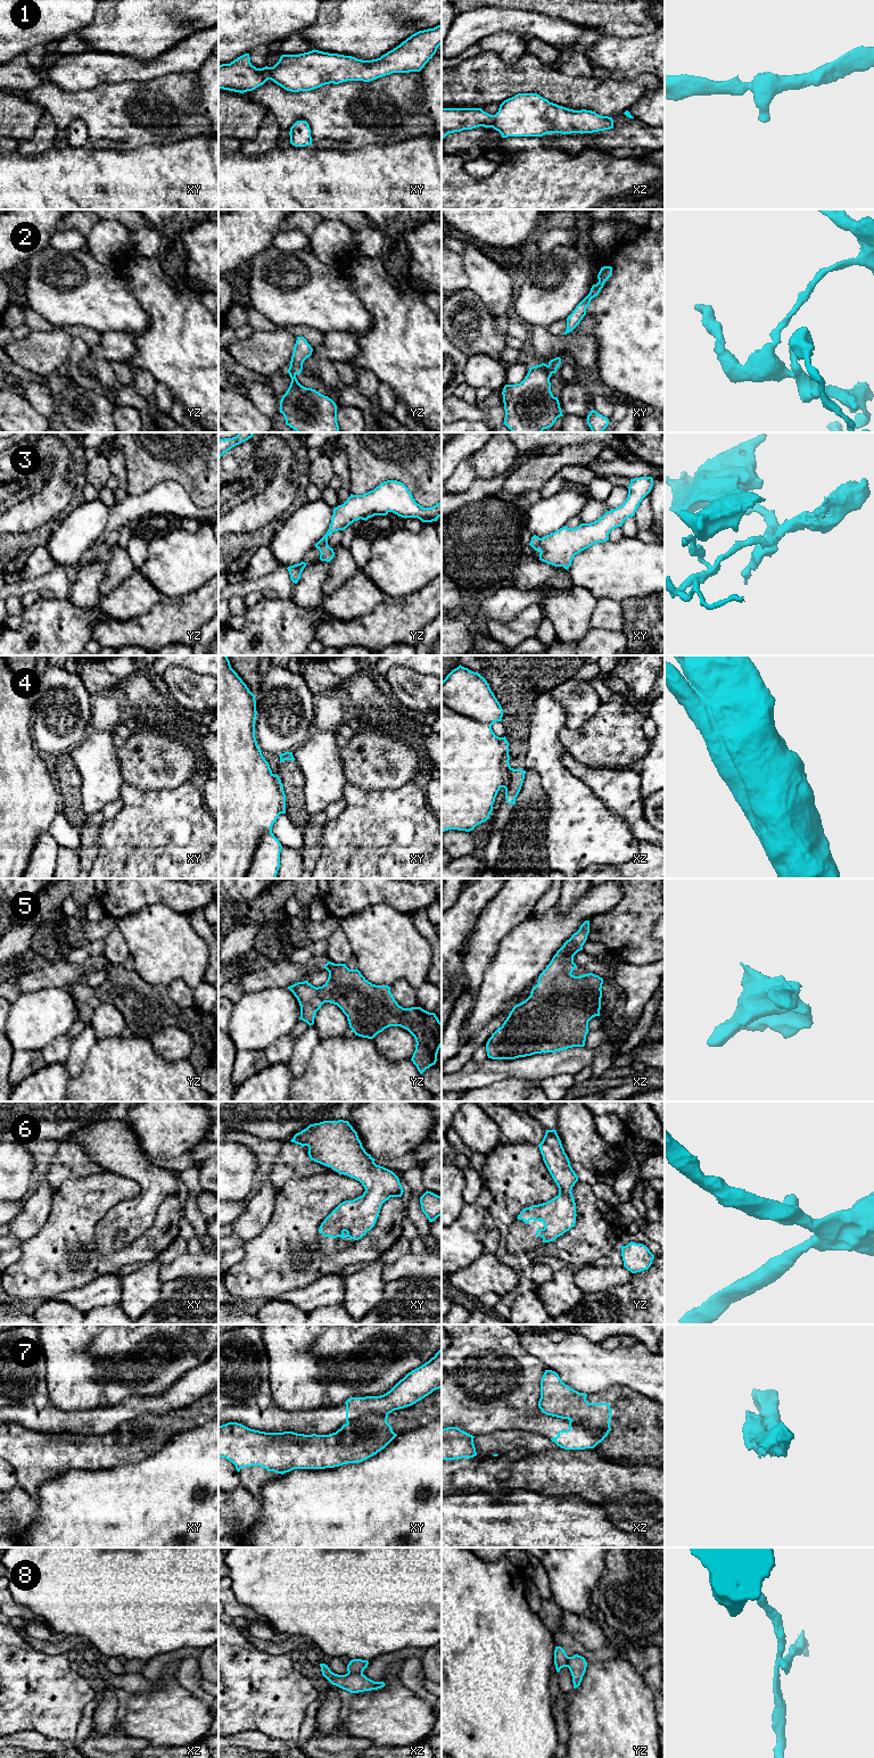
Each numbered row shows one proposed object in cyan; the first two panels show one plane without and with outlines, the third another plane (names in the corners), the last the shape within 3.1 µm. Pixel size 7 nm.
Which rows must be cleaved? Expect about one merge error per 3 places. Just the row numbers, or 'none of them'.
2, 3, 4, 7, 8

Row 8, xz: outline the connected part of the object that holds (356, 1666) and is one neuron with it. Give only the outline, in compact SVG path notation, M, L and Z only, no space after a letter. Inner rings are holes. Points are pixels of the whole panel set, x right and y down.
M353 1659L347 1665L347 1672L349 1674L363 1674L364 1669L368 1667L369 1661L362 1659Z

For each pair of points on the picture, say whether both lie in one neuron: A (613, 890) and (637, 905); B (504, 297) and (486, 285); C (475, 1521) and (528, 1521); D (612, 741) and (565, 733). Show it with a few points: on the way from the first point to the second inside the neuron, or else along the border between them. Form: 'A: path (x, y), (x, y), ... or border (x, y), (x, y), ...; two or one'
A: border (623, 890), (620, 900), (603, 915); two
B: path (500, 294), (491, 285); one
C: path (488, 1525), (514, 1525); one
D: path (601, 741), (576, 741); one

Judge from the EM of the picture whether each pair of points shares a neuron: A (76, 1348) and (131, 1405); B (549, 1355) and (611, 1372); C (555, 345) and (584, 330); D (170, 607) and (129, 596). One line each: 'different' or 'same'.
A: different
B: same
C: same
D: different

